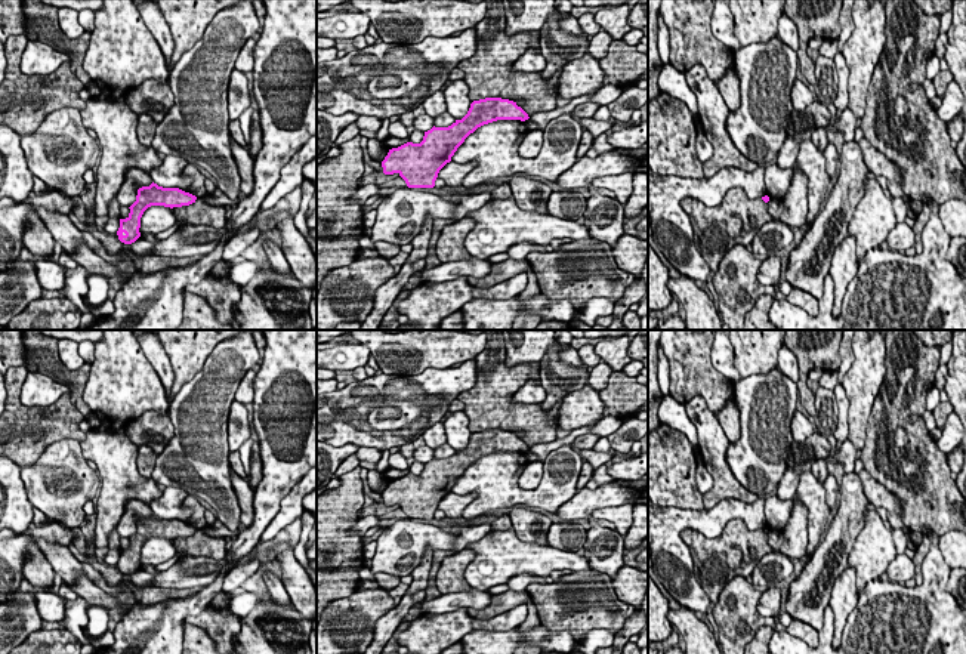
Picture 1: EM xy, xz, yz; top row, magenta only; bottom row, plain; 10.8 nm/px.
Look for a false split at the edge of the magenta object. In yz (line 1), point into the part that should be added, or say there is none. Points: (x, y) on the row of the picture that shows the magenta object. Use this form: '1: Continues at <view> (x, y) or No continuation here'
1: No continuation here

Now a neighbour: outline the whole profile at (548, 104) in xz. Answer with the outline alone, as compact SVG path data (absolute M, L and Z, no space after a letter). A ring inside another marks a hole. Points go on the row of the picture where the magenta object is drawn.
M467 0L472 3L485 1L490 7L490 22L475 27L478 43L475 55L460 61L457 68L465 73L463 81L467 84L469 99L479 101L485 98L522 99L527 104L527 114L546 112L556 108L558 104L558 78L556 73L550 80L544 80L541 73L518 73L512 70L513 62L530 47L540 50L540 33L519 33L507 36L500 28L500 18L504 16L503 0Z

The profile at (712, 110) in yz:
M695 64L685 73L686 83L697 98L698 115L703 133L713 145L713 157L703 163L704 178L715 176L723 167L737 167L744 172L754 172L759 164L744 157L726 132L729 114L717 84L712 81L703 65Z

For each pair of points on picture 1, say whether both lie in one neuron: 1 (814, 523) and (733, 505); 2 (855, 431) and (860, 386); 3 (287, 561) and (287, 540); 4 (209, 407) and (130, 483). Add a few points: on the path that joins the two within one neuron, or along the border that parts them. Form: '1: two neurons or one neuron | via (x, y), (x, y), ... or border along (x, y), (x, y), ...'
1: two neurons | border along (759, 496), (764, 499), (767, 526)
2: one neuron | via (857, 420), (860, 397)
3: two neurons | border along (293, 546), (275, 558)
4: two neurons | border along (151, 477), (157, 483)

